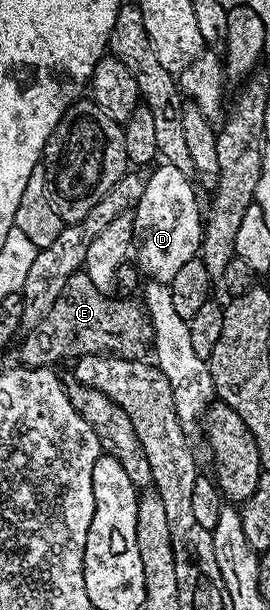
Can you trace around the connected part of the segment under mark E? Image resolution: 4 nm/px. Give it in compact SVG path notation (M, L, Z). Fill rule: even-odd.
M83 272L70 276L54 308L42 316L37 326L23 335L19 361L26 366L55 367L55 362L75 360L87 354L106 354L115 351L116 342L125 346L125 351L140 352L152 345L152 321L148 312L135 297L116 296L108 298L105 291L92 283L90 276Z

